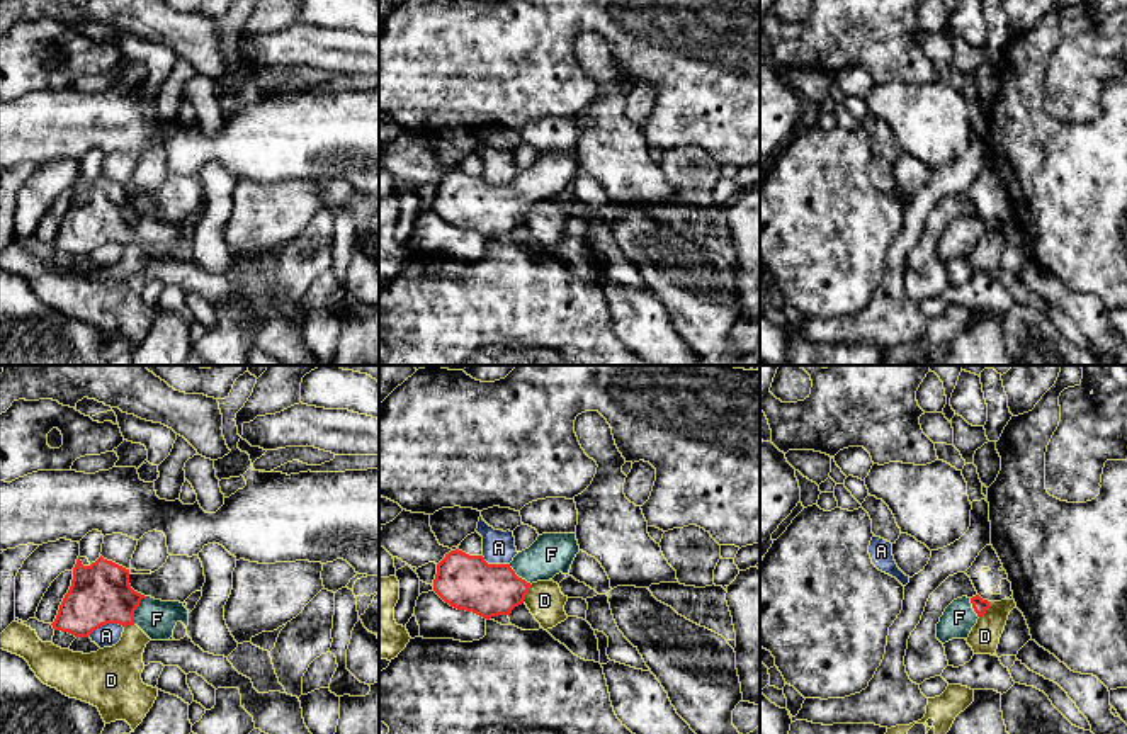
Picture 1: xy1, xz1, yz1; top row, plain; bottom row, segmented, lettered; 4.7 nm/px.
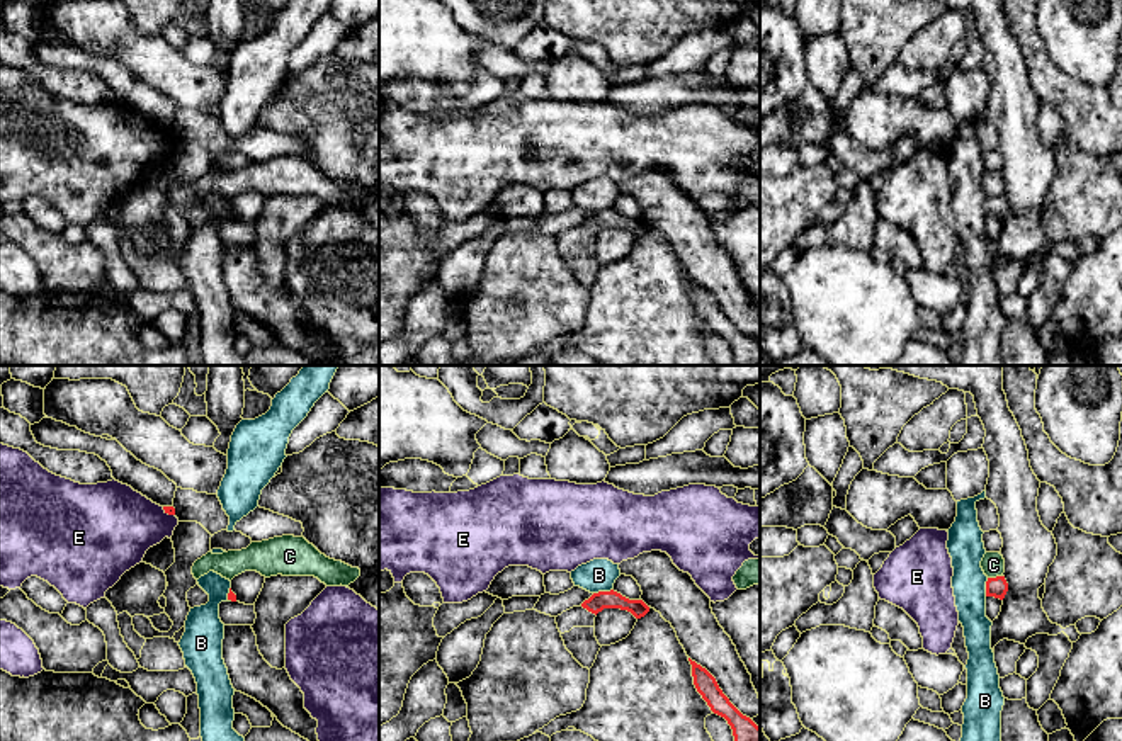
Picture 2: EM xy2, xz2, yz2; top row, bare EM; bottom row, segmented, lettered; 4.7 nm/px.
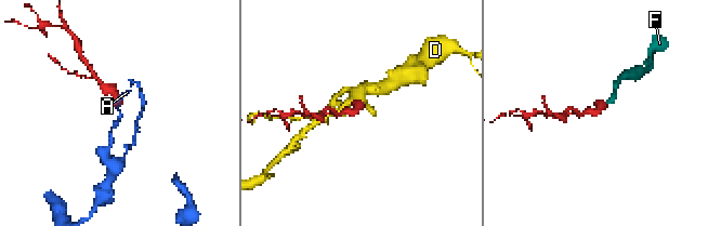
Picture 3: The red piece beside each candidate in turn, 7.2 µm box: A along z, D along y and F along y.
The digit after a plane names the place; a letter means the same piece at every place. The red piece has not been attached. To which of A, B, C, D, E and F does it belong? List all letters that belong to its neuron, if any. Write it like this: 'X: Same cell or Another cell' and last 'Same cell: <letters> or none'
A: Another cell
B: Another cell
C: Another cell
D: Another cell
E: Another cell
F: Same cell
Same cell: F

